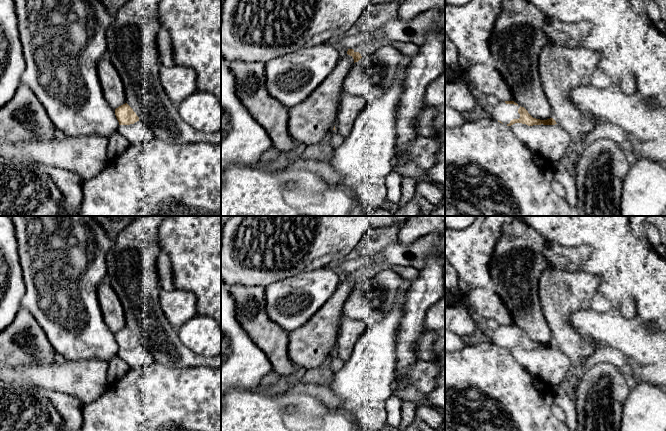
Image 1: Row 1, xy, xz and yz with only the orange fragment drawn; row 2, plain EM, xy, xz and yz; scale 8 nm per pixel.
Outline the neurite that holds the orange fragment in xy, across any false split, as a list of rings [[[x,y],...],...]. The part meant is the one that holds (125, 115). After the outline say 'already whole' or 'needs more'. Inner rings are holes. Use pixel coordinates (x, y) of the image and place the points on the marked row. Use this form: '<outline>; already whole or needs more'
[[[127,103],[116,108],[115,115],[119,125],[130,125],[139,121],[139,117]]]; already whole

